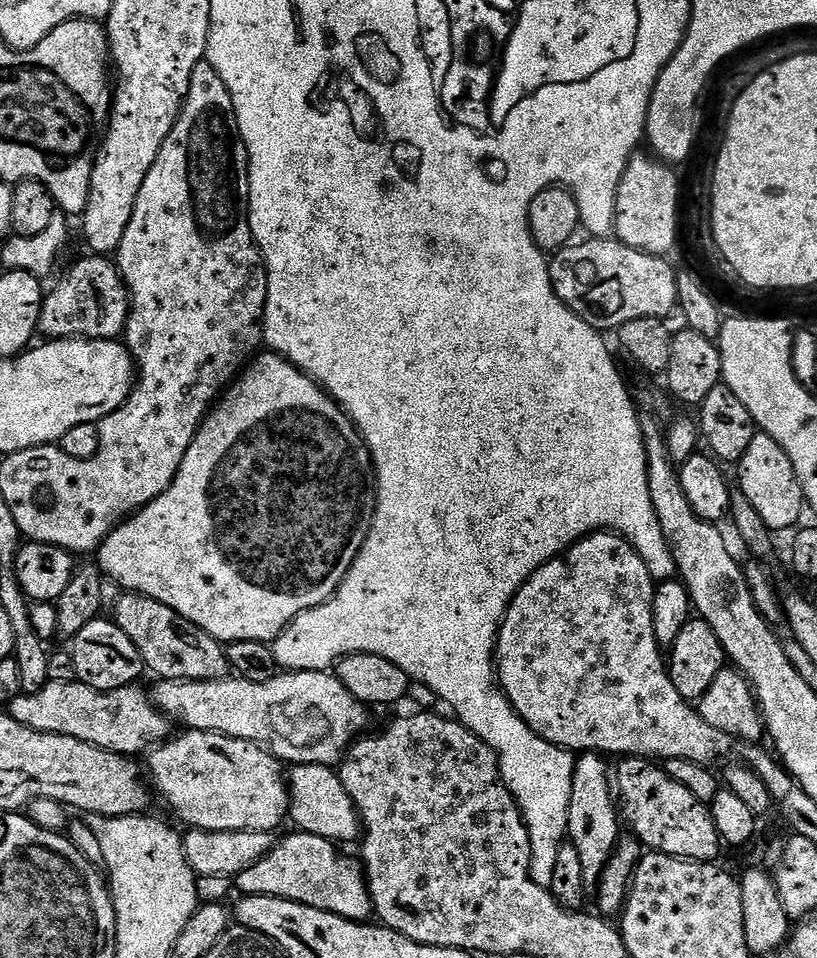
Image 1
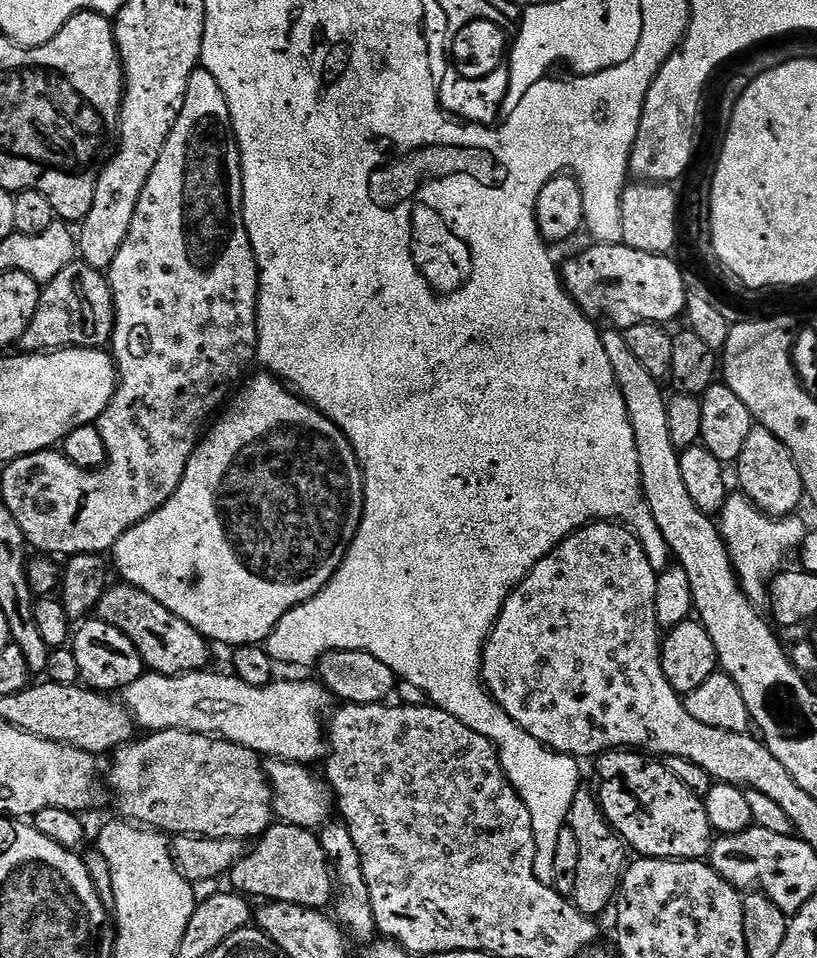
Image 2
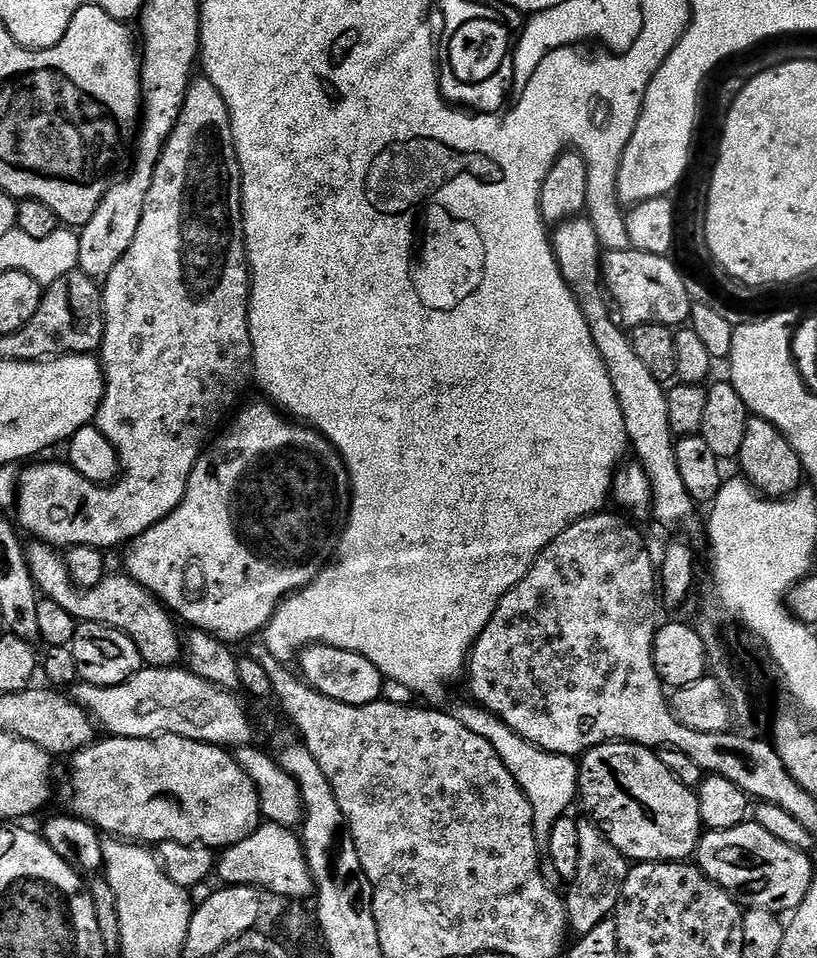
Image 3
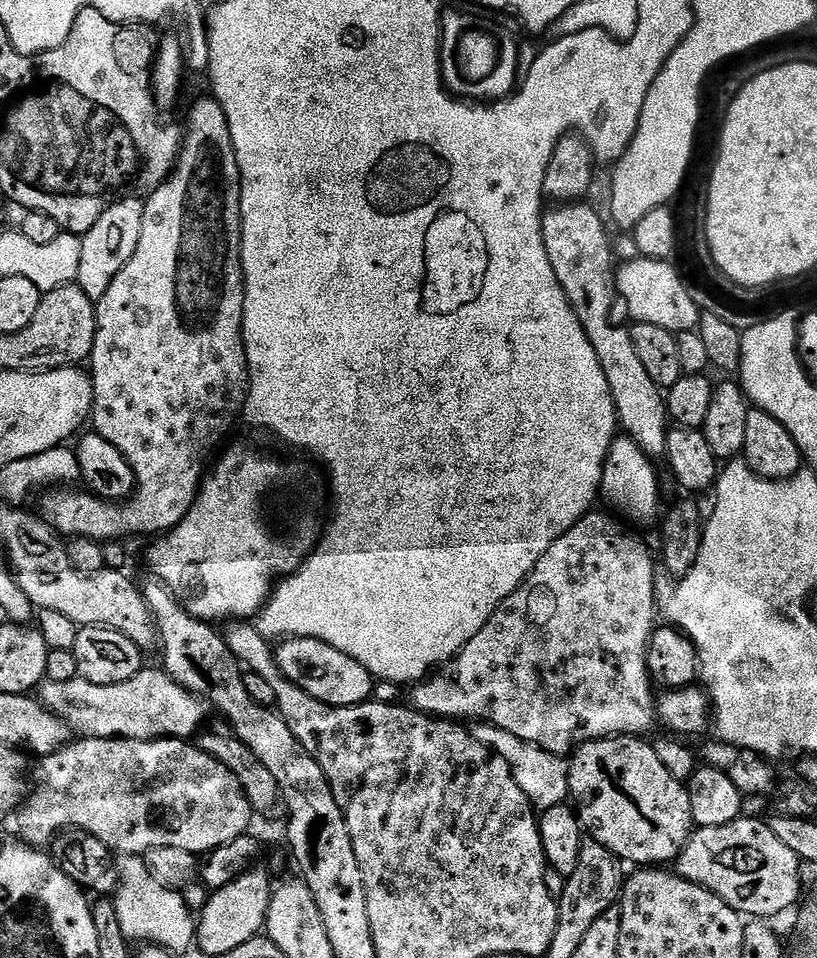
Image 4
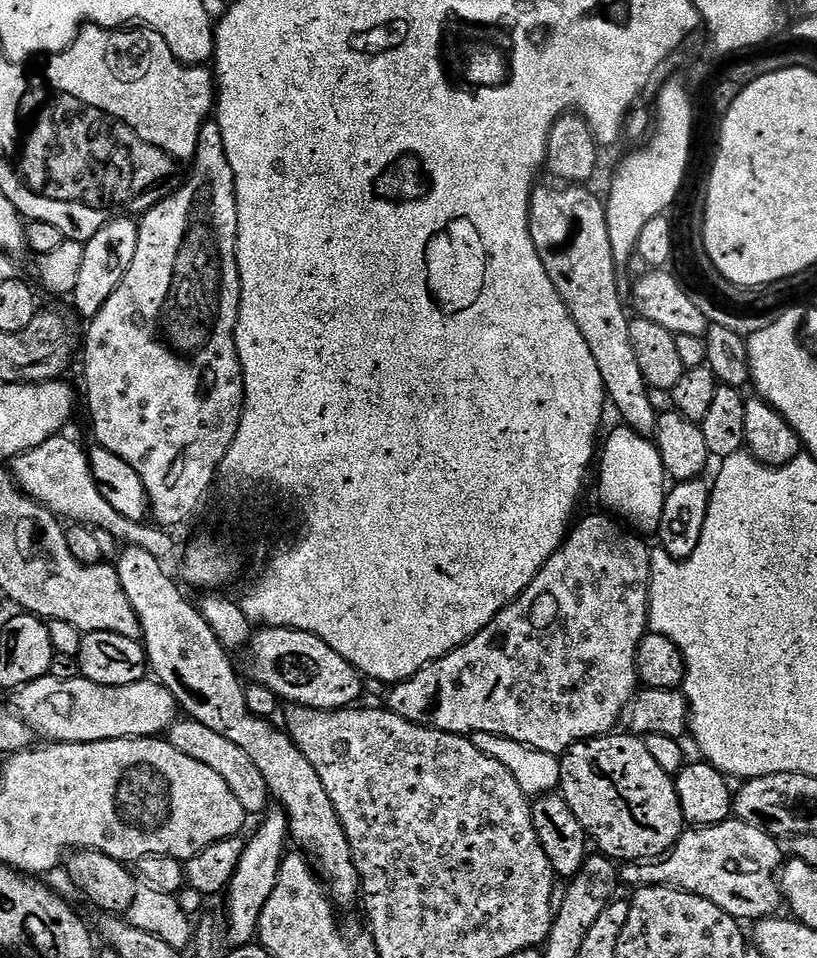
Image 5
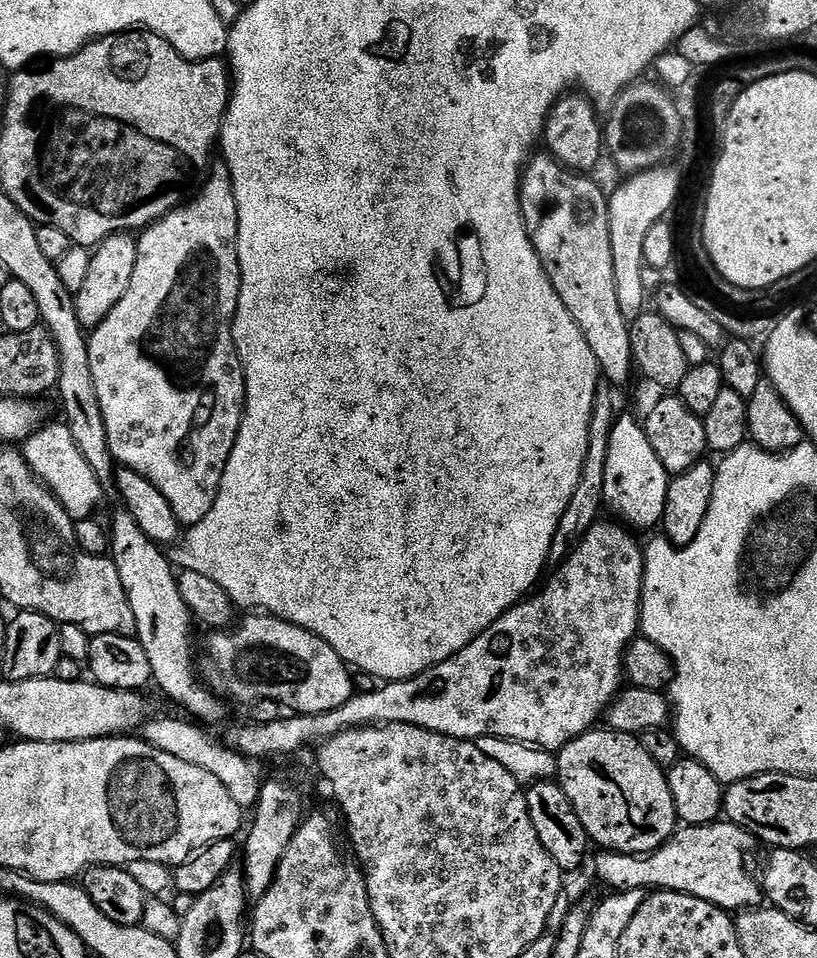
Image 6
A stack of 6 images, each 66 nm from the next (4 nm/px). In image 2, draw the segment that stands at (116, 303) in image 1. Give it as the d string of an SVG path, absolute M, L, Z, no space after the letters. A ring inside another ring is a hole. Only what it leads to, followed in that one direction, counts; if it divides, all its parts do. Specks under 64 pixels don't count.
M74 262L43 285L34 322L22 334L19 347L28 354L58 348L104 348L115 325L116 307L107 275L93 264Z

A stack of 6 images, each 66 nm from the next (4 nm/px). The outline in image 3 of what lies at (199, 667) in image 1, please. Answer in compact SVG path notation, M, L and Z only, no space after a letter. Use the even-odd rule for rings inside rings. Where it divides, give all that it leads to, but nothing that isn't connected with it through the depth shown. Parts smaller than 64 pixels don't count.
M32 542L27 545L28 566L37 589L45 600L53 600L70 610L78 622L85 624L105 624L130 638L138 646L141 661L150 668L170 668L182 660L182 640L176 637L176 626L167 608L152 593L131 576L105 575L104 581L93 588L83 590L68 579L68 566L65 557L51 544Z

